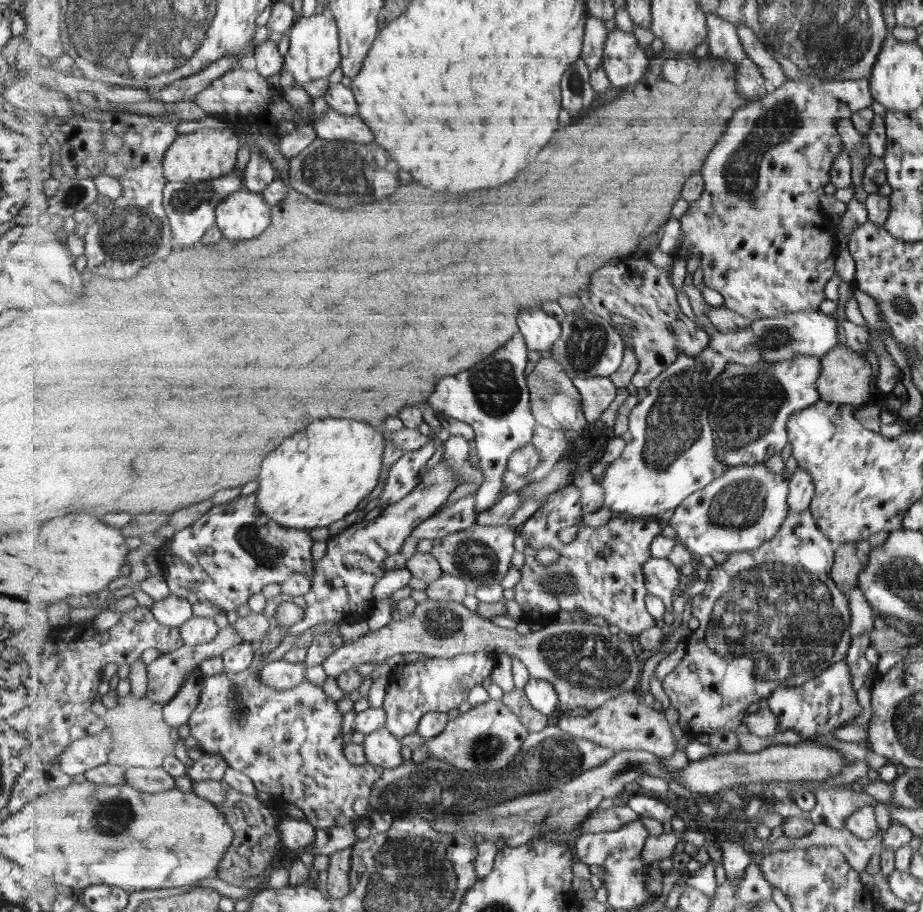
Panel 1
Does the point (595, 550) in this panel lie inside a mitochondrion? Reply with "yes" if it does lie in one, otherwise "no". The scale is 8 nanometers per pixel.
no

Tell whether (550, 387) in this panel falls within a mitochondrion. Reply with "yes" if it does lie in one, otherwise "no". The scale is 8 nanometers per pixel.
yes

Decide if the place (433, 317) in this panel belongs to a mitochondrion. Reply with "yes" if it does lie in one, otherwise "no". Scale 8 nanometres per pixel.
no

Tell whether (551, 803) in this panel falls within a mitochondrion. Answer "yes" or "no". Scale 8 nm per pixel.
yes

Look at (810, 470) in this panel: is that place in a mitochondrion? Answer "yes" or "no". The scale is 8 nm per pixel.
no

